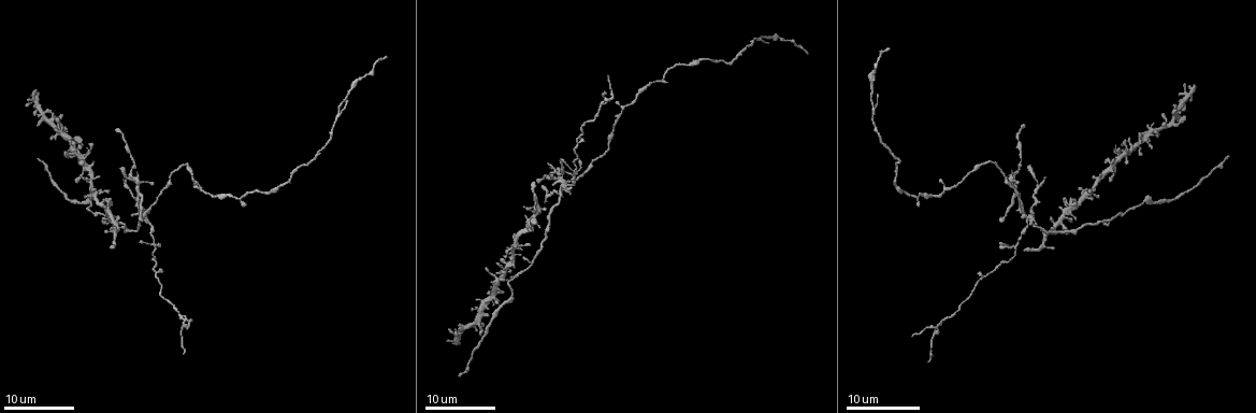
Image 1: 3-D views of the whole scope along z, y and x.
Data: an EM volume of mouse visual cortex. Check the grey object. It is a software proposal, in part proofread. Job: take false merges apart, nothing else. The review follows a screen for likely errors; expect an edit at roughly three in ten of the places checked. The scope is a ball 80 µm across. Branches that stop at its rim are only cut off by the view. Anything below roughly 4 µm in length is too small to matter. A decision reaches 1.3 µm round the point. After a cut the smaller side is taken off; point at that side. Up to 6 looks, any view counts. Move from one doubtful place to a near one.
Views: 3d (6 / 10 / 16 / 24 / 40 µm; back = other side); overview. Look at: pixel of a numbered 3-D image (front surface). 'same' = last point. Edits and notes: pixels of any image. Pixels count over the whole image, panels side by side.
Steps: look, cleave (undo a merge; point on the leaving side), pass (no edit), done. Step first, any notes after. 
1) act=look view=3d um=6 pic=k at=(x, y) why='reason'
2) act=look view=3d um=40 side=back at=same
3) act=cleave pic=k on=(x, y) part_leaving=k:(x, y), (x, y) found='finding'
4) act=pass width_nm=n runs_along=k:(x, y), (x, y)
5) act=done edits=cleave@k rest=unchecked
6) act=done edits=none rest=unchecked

act=look view=3d um=16 pic=1 at=(1023, 217) why='four or more arms meet'

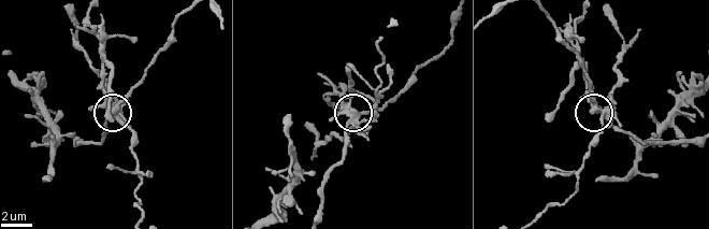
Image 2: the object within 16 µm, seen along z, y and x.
act=look view=3d um=10 pic=2 at=(348, 114)

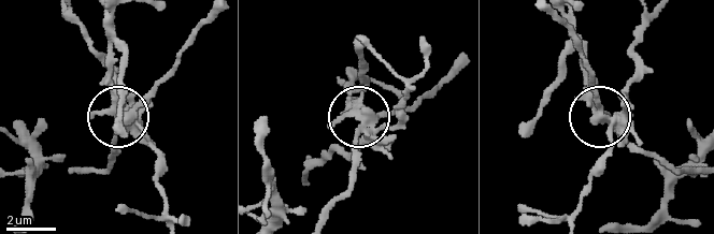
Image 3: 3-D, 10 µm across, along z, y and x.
act=cleave pic=3 on=(624, 87) width_nm=300 found='a second neuron is stuck on'

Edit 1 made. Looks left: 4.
act=look view=overview why='see it whole again'

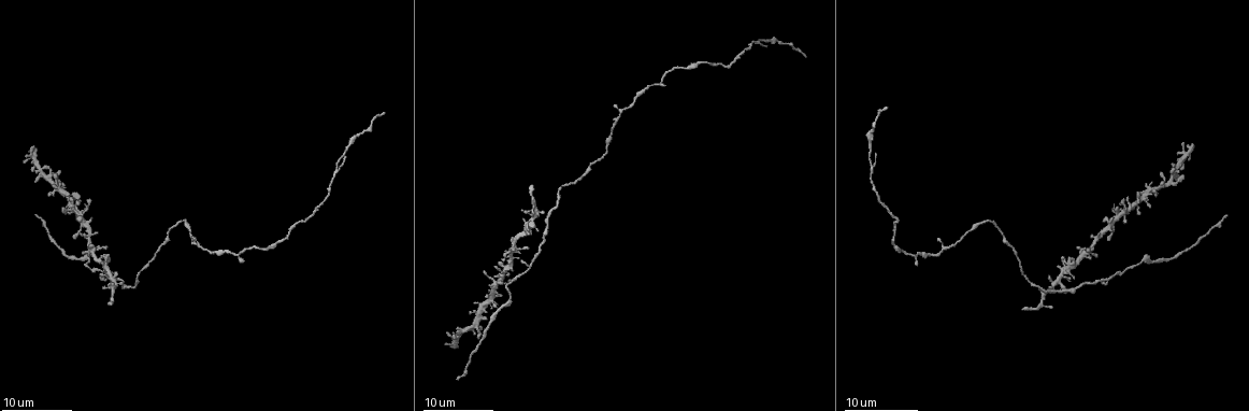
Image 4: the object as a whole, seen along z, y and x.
act=look view=3d um=16 pic=4 at=(1051, 293) why='arms part here'

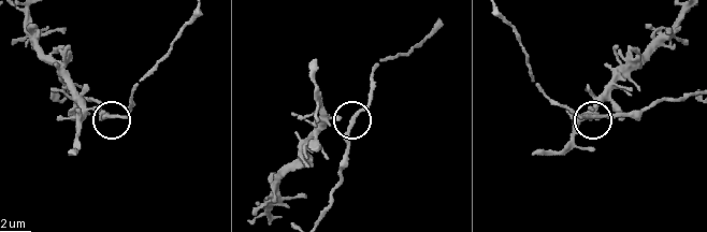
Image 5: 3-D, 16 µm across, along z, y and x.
act=look view=3d um=10 pic=5 at=(595, 114)

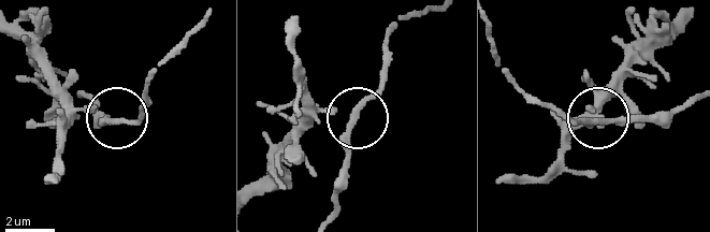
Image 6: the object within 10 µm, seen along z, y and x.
act=pass arms=3 runs_along=6:(404, 17), (389, 35), (380, 85), (348, 141), (348, 188) found='continuous, no second neuron'

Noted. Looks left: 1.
act=done edits=cleave@3 rest=unchecked

